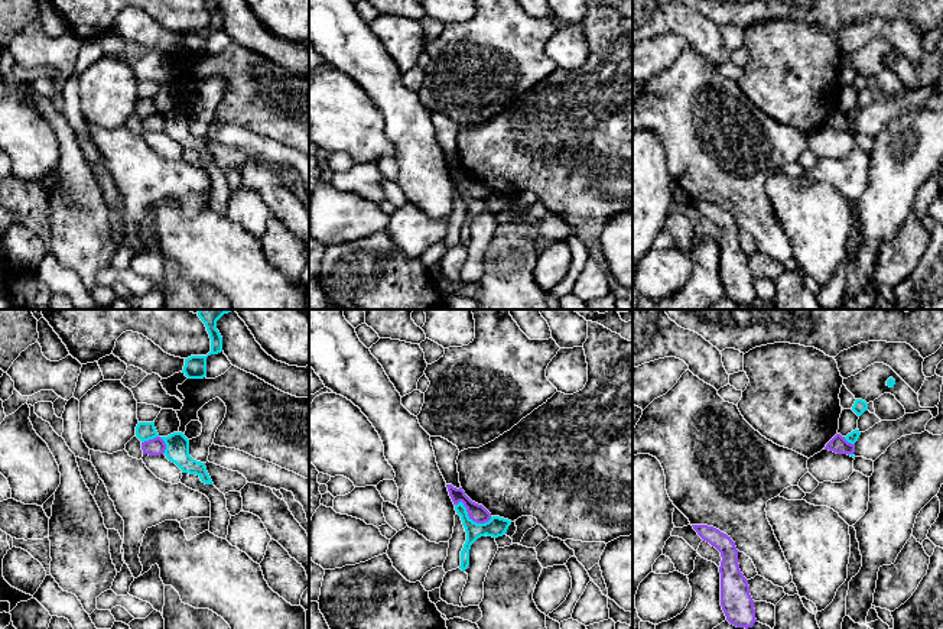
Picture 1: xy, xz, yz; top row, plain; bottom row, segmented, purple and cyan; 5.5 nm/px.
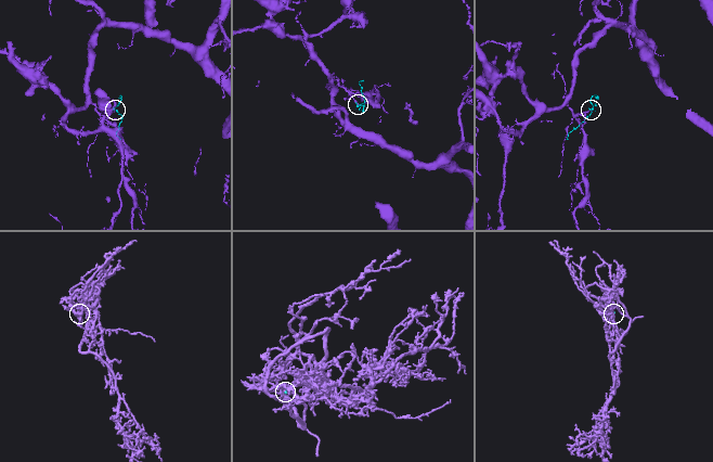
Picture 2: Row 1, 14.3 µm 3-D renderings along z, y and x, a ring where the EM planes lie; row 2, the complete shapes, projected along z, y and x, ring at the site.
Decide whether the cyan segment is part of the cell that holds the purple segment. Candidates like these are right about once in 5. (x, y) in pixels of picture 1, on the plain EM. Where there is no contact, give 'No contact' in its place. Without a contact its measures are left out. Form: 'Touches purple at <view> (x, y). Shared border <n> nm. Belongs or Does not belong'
Touches purple at xz (471, 194). Shared border 220 nm. Does not belong

